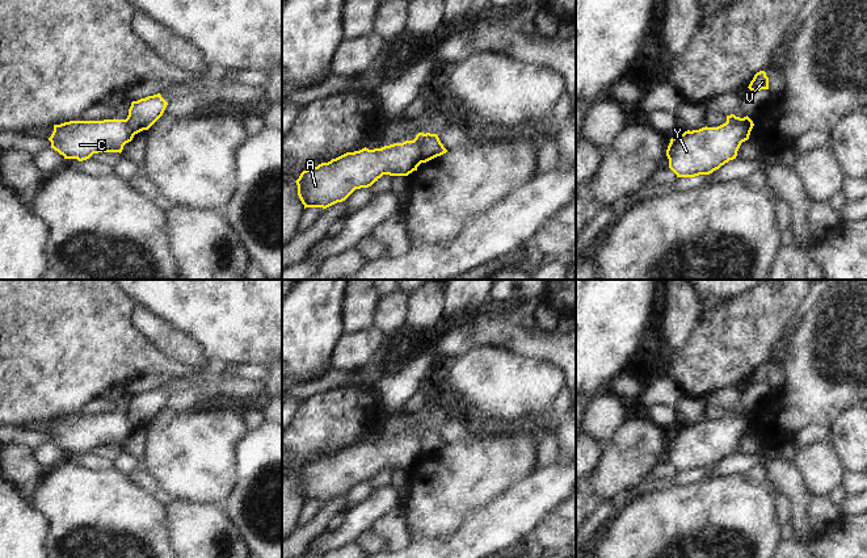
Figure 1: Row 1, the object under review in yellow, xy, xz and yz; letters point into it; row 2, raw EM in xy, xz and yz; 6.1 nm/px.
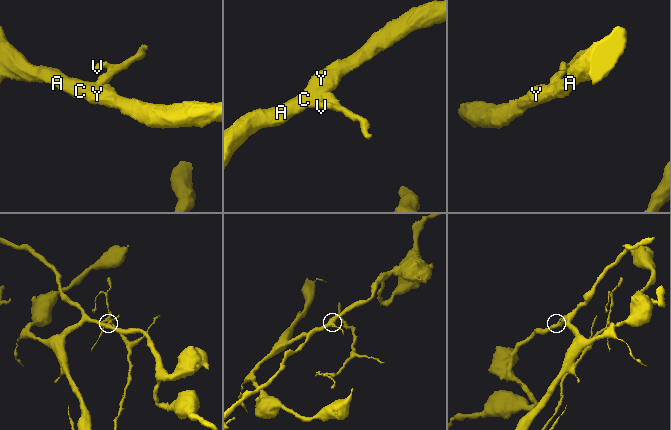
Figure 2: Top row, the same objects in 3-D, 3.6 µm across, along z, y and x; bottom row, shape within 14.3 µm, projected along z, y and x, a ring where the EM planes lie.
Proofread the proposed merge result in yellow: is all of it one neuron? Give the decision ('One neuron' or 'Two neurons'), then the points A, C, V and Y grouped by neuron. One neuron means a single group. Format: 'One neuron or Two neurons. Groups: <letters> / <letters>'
Two neurons. Groups: A C Y / V.

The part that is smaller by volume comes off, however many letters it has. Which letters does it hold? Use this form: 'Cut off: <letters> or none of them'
Cut off: V

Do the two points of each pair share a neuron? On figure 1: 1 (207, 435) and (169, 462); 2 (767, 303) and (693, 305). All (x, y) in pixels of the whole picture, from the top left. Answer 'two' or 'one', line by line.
1: one
2: two

